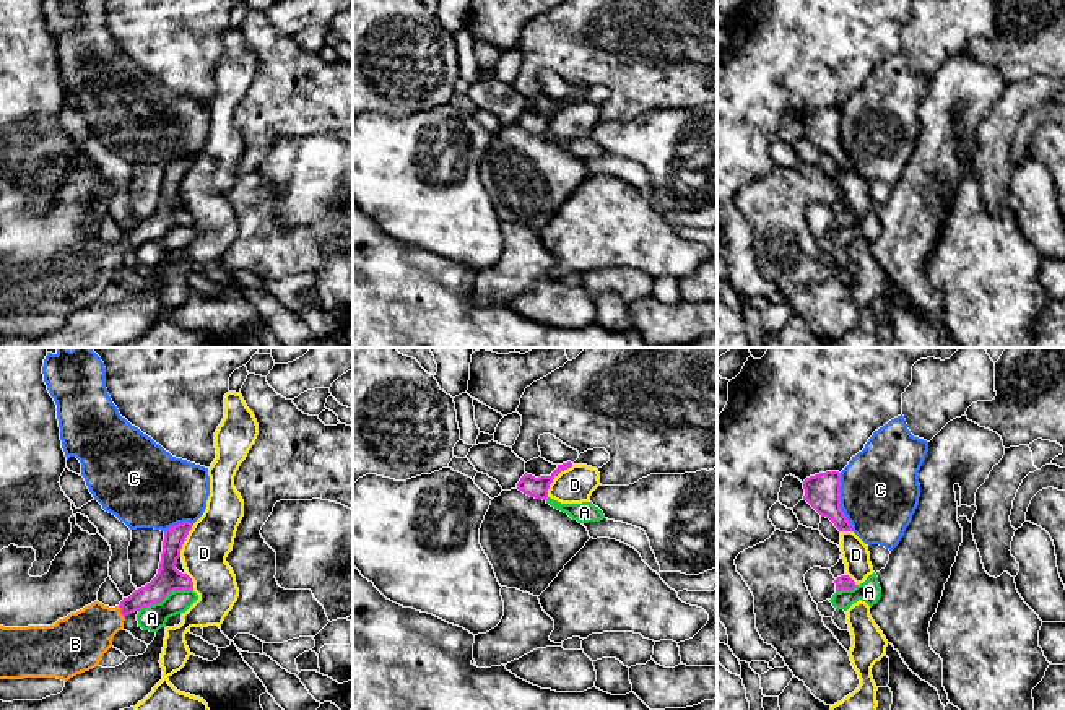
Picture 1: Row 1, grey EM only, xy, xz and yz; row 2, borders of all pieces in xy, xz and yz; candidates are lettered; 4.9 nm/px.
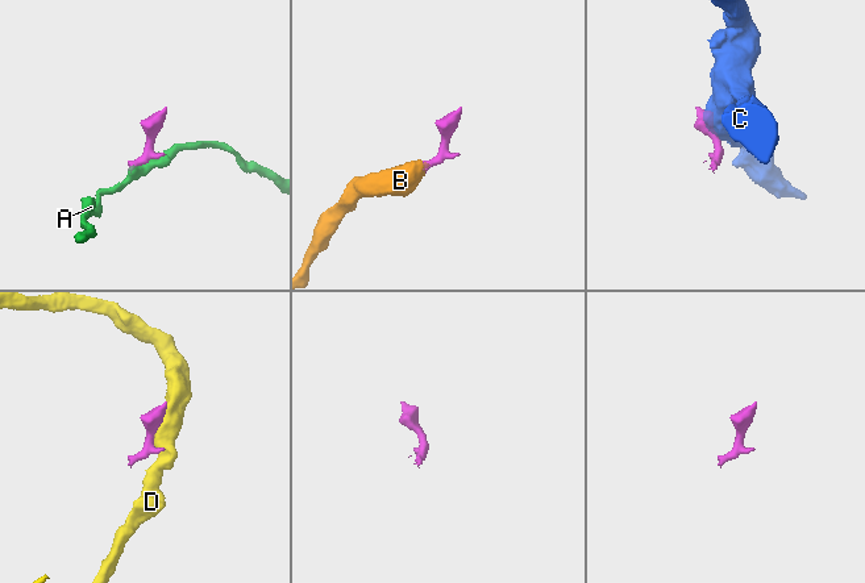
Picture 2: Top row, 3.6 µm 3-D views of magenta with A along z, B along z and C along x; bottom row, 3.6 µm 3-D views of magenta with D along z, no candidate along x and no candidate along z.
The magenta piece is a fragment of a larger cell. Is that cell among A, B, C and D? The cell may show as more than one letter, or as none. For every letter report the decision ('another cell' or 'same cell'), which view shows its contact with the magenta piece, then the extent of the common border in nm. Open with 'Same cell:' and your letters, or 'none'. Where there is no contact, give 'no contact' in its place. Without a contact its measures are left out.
Same cell: B
A: another cell; meets magenta in xy; contact 300 nm long
B: same cell; meets magenta in xy; contact 70 nm long
C: another cell; meets magenta in yz; contact 300 nm long
D: another cell; meets magenta in xz; contact 200 nm long

